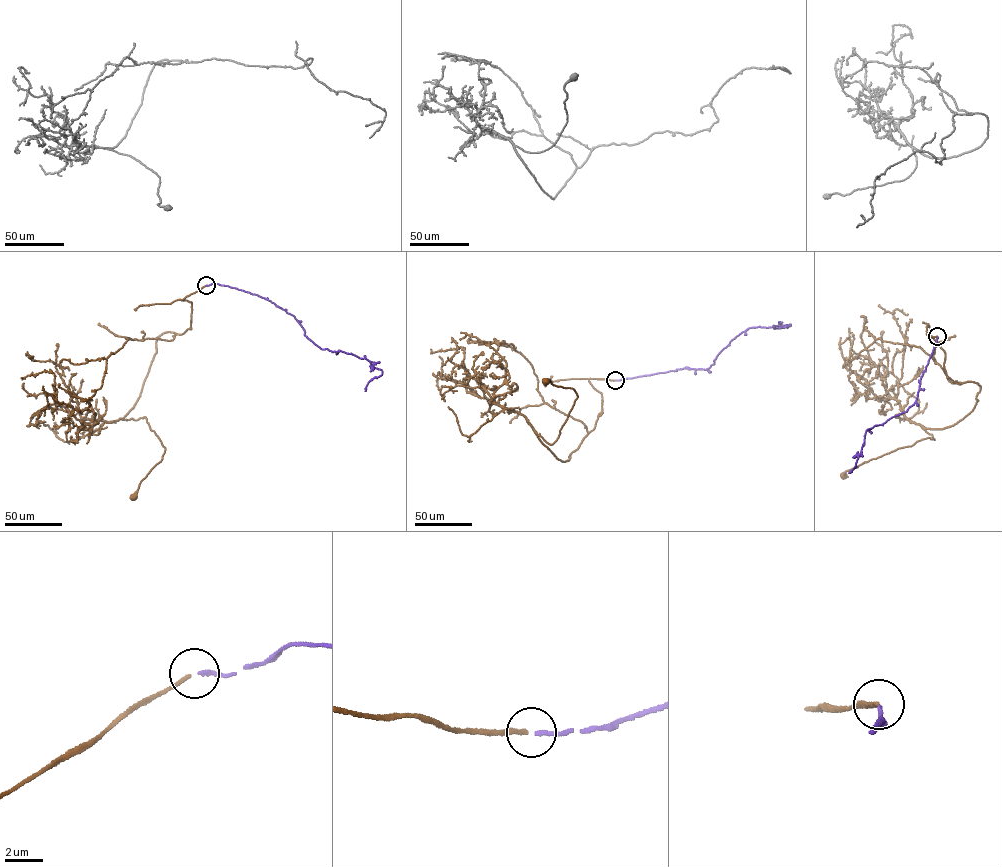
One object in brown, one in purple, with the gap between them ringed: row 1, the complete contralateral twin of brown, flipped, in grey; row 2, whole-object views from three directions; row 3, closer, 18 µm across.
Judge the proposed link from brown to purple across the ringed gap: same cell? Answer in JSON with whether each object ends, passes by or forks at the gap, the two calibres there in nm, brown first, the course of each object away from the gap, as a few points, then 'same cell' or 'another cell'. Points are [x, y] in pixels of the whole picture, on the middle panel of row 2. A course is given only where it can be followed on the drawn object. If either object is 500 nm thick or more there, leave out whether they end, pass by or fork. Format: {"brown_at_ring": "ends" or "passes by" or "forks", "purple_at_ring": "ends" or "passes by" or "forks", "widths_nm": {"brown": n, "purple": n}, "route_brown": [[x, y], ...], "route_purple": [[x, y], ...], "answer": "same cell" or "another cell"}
{"brown_at_ring": "ends", "purple_at_ring": "ends", "widths_nm": {"brown": 200, "purple": 200}, "route_brown": [[615, 380], [589, 379], [602, 394], [602, 411], [563, 462], [534, 429], [553, 444], [577, 395], [544, 381]], "route_purple": [[615, 380], [685, 368], [705, 370], [714, 364], [730, 342], [749, 328], [790, 324], [778, 328], [774, 326]], "answer": "same cell"}

